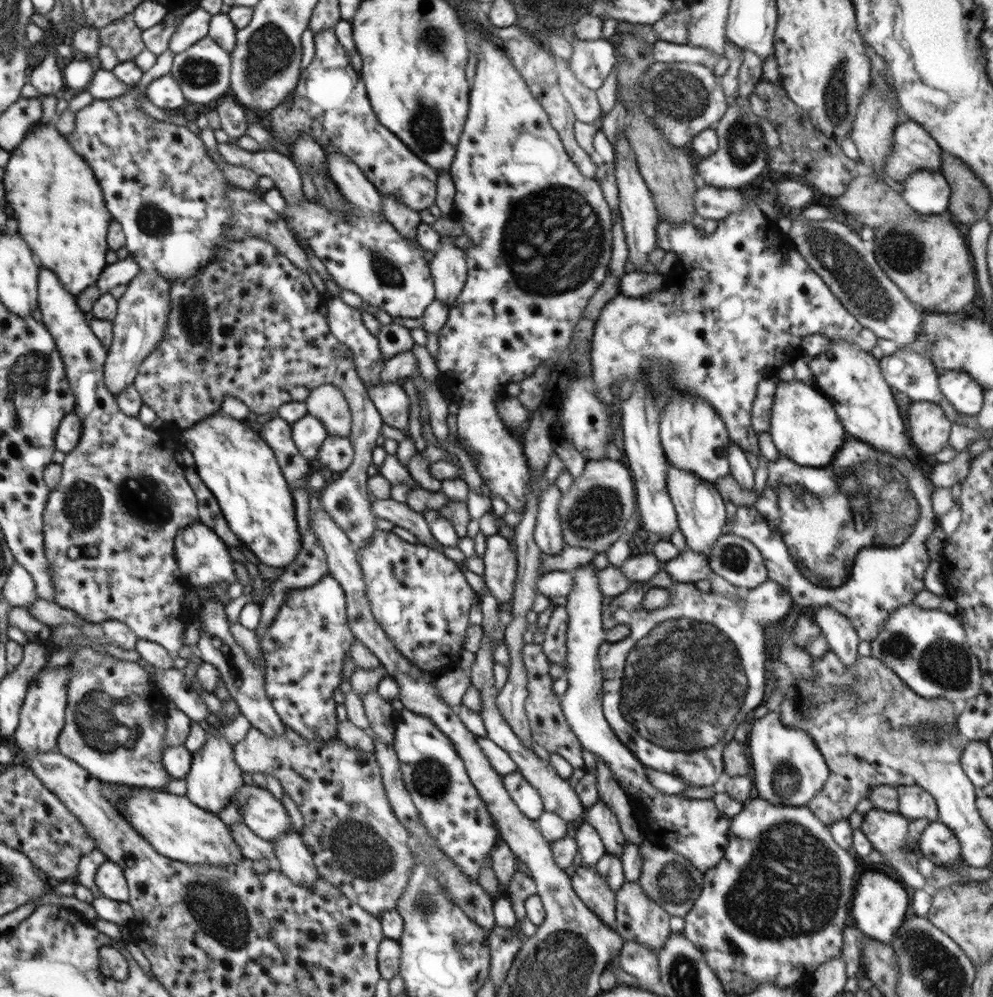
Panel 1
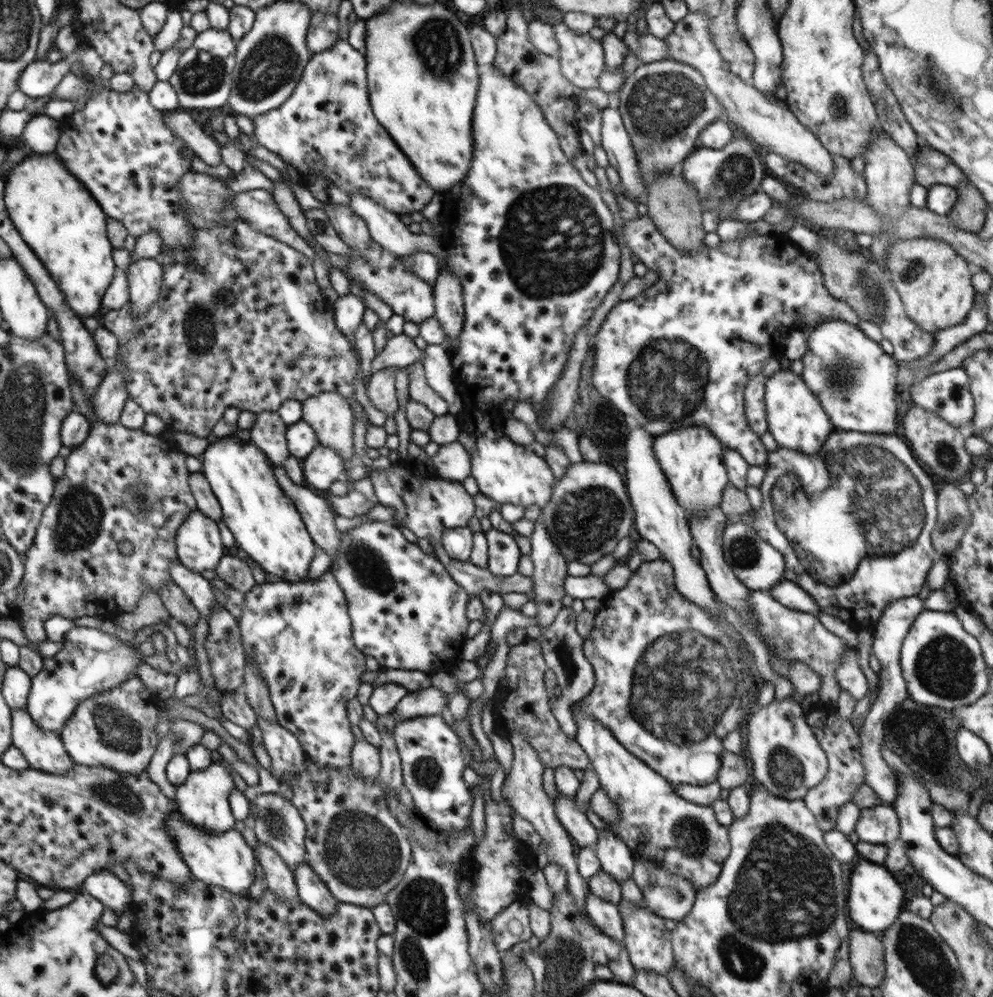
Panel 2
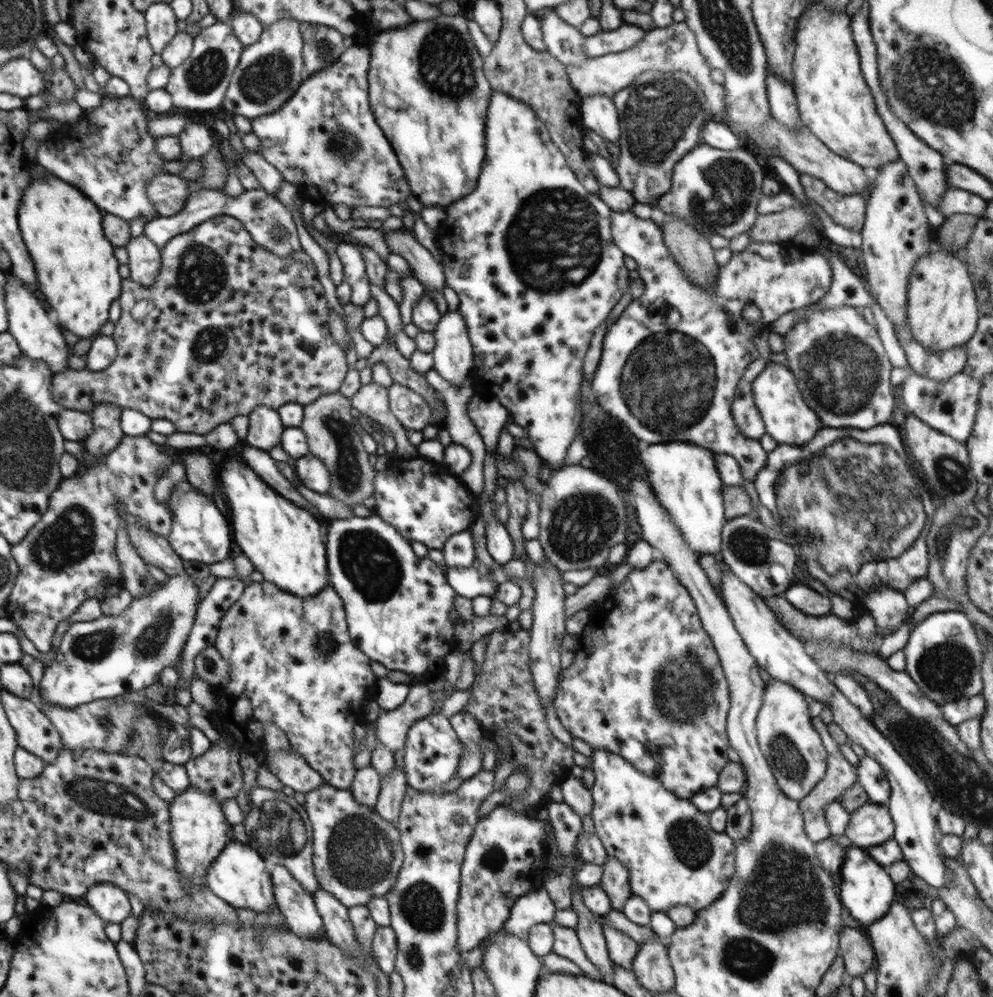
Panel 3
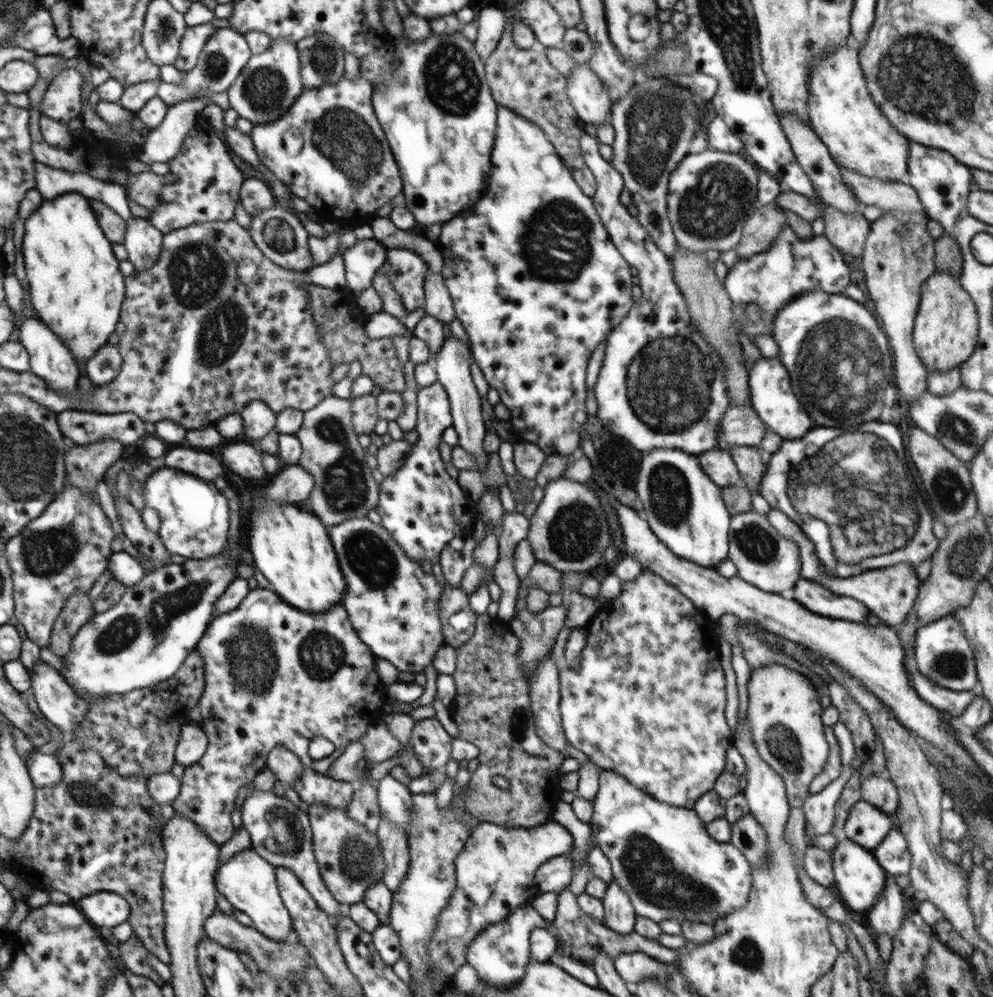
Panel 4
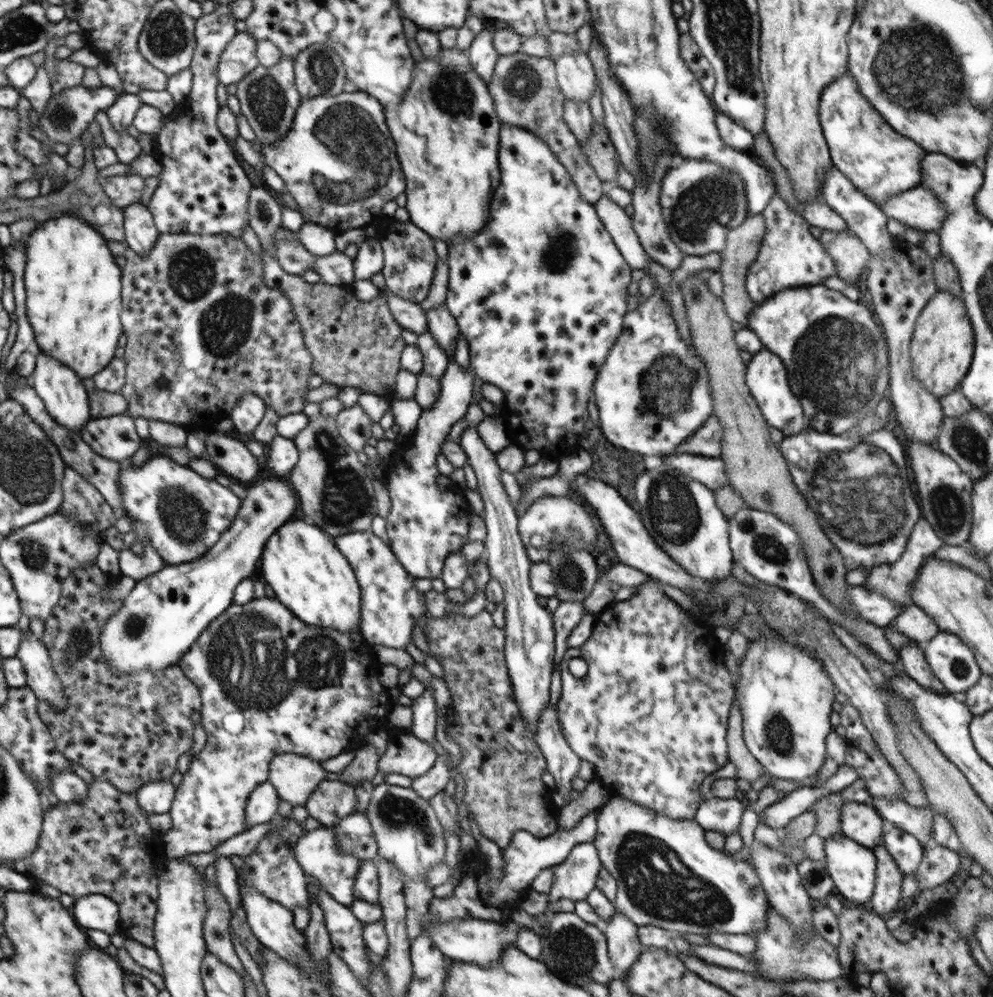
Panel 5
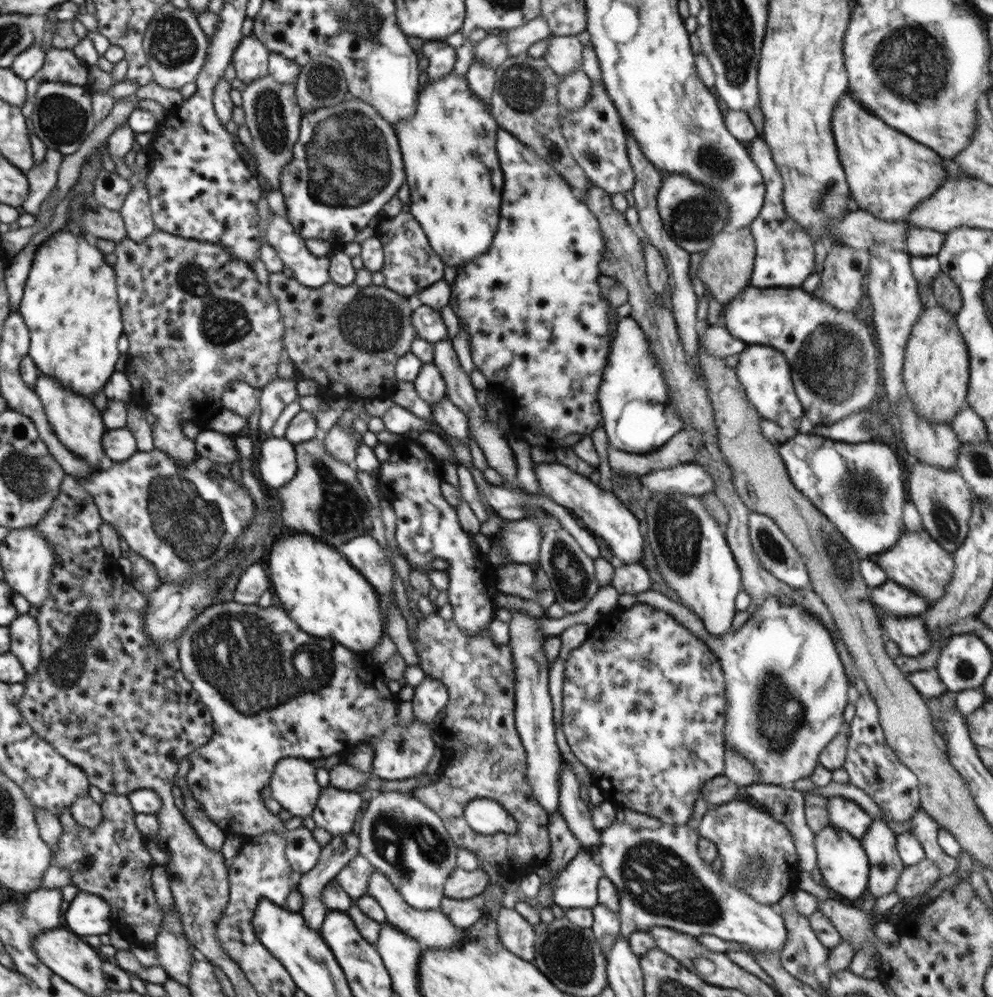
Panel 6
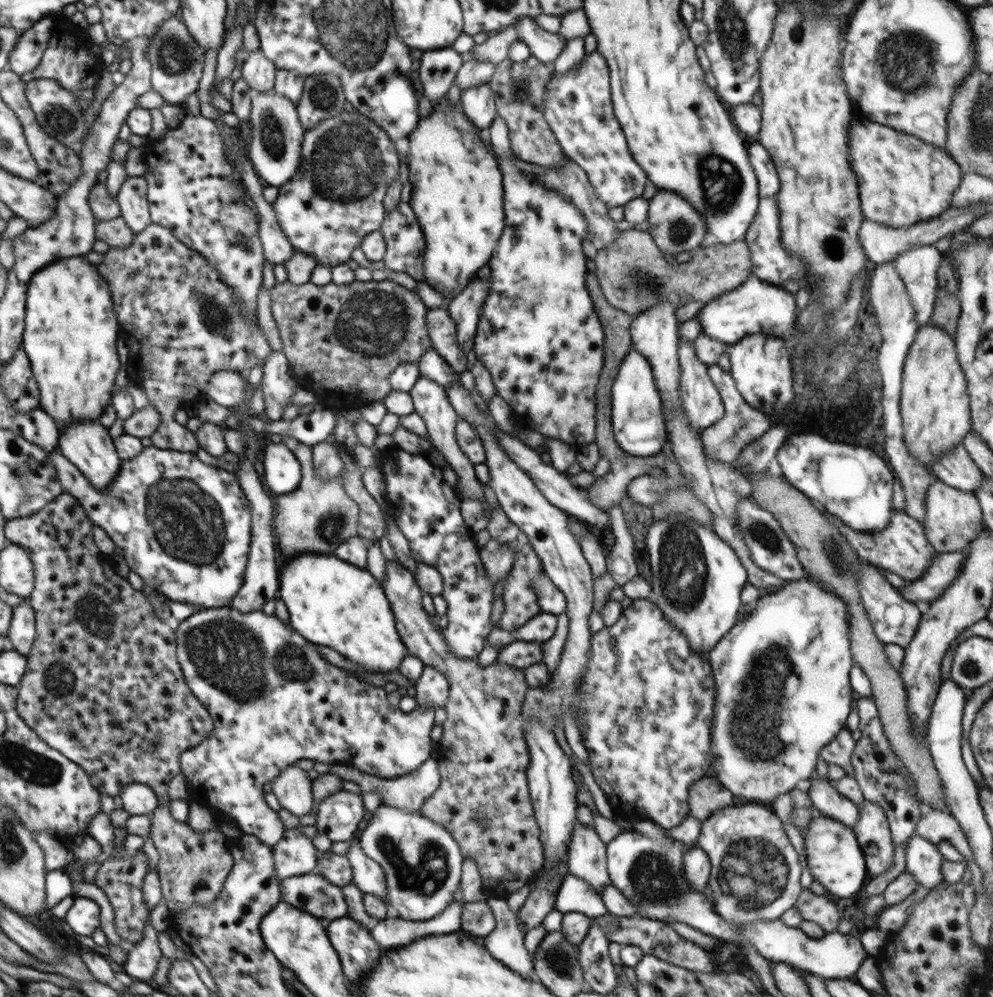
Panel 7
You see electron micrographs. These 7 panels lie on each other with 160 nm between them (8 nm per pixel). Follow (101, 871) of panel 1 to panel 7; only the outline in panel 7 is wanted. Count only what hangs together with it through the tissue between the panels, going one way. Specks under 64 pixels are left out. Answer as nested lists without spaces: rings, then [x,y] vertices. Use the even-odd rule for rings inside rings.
[[[76,896],[62,920],[77,935],[90,937],[101,927],[100,904],[86,896]]]

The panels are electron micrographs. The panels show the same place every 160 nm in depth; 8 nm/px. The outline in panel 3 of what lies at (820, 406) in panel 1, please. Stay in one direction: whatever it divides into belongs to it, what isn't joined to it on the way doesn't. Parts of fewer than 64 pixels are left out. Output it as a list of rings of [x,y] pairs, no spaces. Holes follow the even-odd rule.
[[[770,363],[752,381],[752,392],[755,405],[760,411],[765,424],[765,432],[778,444],[806,445],[818,430],[824,427],[823,422],[802,398],[792,371],[787,365]]]

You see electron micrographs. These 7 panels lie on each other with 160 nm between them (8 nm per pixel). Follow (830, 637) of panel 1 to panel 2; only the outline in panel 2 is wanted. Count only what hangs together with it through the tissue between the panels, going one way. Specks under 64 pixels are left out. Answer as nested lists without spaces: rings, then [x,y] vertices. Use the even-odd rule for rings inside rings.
[[[849,648],[843,654],[841,665],[836,671],[837,683],[841,690],[845,690],[856,702],[869,694],[869,682],[860,669],[856,648]]]

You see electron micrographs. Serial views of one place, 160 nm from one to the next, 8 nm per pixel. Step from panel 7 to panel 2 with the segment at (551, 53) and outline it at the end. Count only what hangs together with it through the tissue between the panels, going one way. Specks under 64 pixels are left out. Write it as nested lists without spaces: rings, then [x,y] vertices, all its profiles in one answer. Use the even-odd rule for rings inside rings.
[[[616,108],[602,110],[601,146],[606,151],[609,164],[620,175],[624,196],[634,202],[638,197],[644,198],[647,187],[643,184],[641,174],[639,174],[637,151],[632,146],[628,131]]]

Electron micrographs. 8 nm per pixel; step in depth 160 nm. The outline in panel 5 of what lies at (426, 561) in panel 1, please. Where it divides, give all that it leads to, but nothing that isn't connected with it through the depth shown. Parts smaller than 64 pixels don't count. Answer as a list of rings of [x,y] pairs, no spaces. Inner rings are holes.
[[[371,530],[351,531],[350,534],[334,537],[338,550],[348,559],[358,585],[361,596],[360,632],[370,645],[387,646],[390,648],[406,649],[406,645],[413,643],[412,630],[418,618],[427,610],[425,594],[415,588],[417,580],[404,570],[392,552],[389,543],[374,535]]]

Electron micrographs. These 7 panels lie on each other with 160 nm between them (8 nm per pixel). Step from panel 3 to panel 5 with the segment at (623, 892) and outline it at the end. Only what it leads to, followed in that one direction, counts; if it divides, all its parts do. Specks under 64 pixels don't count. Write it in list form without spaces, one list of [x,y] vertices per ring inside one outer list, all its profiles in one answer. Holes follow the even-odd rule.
[[[615,908],[612,921],[602,925],[602,931],[607,941],[608,955],[614,965],[615,978],[624,981],[632,963],[645,950],[638,937],[638,927]]]

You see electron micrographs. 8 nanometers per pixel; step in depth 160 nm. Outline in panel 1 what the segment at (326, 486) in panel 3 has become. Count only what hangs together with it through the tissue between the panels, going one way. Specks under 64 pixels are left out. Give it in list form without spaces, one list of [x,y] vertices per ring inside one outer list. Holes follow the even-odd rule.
[[[328,435],[317,458],[324,473],[344,473],[354,460],[354,446],[348,437]]]

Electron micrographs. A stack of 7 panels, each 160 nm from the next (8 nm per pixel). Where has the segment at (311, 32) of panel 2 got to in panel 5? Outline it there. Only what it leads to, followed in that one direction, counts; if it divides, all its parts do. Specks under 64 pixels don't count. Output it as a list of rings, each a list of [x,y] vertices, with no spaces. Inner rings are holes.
[[[322,44],[312,45],[293,61],[295,83],[302,101],[340,94],[344,90],[346,72],[343,60],[332,48]]]

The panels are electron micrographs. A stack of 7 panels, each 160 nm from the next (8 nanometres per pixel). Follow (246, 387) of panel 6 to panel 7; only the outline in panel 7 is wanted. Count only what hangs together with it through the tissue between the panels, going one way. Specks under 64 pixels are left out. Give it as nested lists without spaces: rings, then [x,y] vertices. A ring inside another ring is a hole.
[[[221,370],[209,378],[206,394],[220,406],[236,407],[243,399],[246,379],[240,373]]]

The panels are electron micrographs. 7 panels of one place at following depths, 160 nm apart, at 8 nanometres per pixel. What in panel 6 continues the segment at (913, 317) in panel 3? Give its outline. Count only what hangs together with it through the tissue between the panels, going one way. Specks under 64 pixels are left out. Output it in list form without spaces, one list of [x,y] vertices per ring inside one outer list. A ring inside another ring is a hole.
[[[935,303],[926,306],[915,321],[903,362],[903,383],[918,415],[928,422],[951,425],[955,414],[967,406],[969,354],[955,319],[947,308]]]

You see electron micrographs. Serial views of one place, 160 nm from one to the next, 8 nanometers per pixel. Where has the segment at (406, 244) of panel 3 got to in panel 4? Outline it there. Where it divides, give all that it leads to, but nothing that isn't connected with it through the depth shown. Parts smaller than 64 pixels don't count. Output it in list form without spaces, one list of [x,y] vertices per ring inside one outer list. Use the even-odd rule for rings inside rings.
[[[427,270],[425,278],[425,303],[423,308],[430,316],[449,326],[455,318],[455,308],[441,274]]]

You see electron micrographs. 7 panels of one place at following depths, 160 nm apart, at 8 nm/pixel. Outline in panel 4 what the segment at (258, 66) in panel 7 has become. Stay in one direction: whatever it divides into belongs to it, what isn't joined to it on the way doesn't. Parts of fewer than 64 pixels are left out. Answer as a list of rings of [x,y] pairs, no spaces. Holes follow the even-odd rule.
[[[218,28],[214,35],[204,45],[204,51],[198,57],[197,63],[192,70],[188,70],[183,76],[183,82],[173,84],[160,81],[158,83],[156,97],[162,99],[169,107],[188,102],[190,100],[209,99],[216,92],[228,90],[232,83],[238,78],[242,69],[247,66],[251,57],[251,51],[244,38],[232,28]]]

